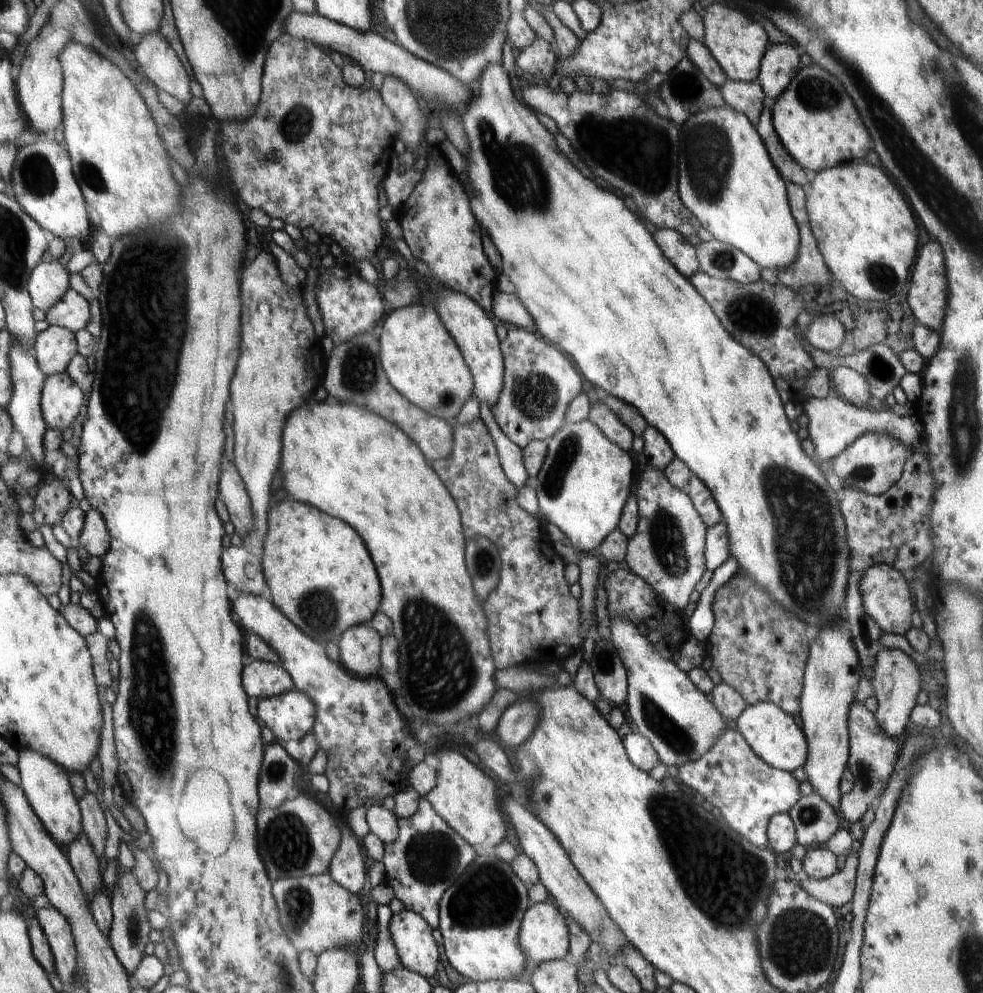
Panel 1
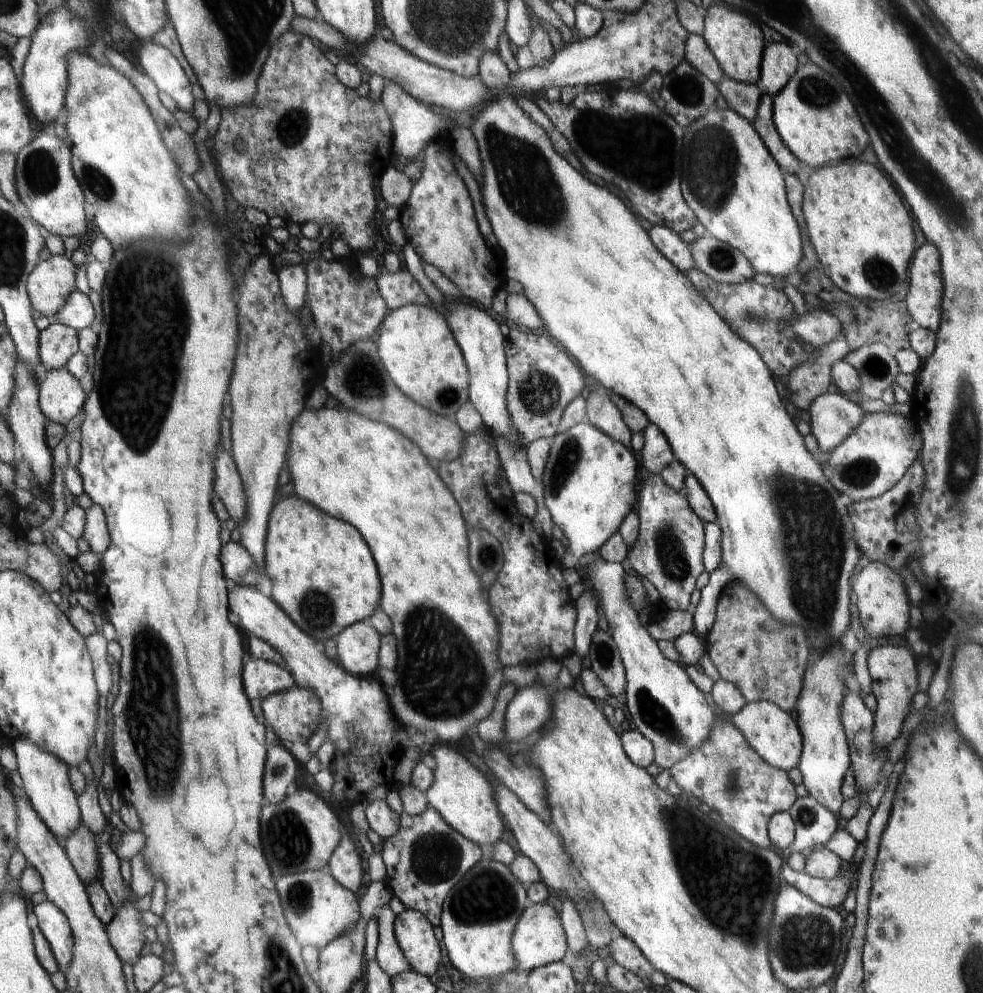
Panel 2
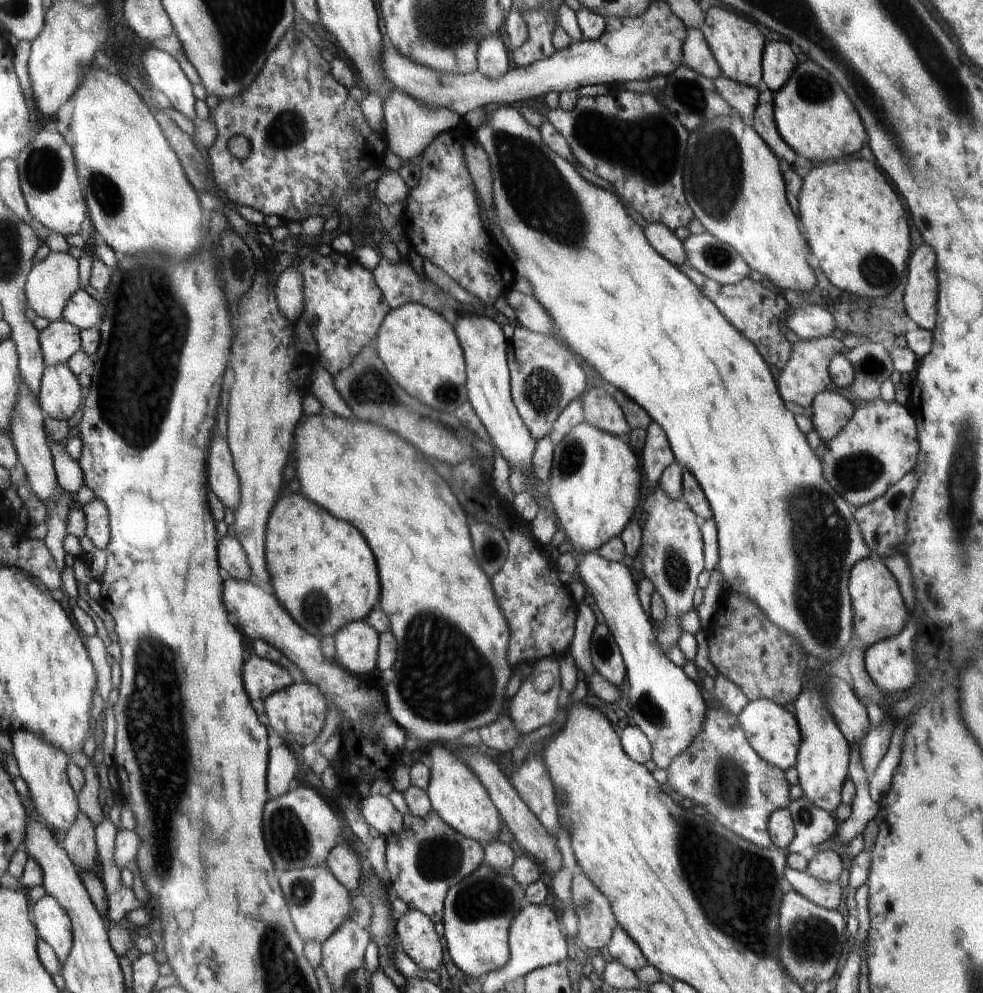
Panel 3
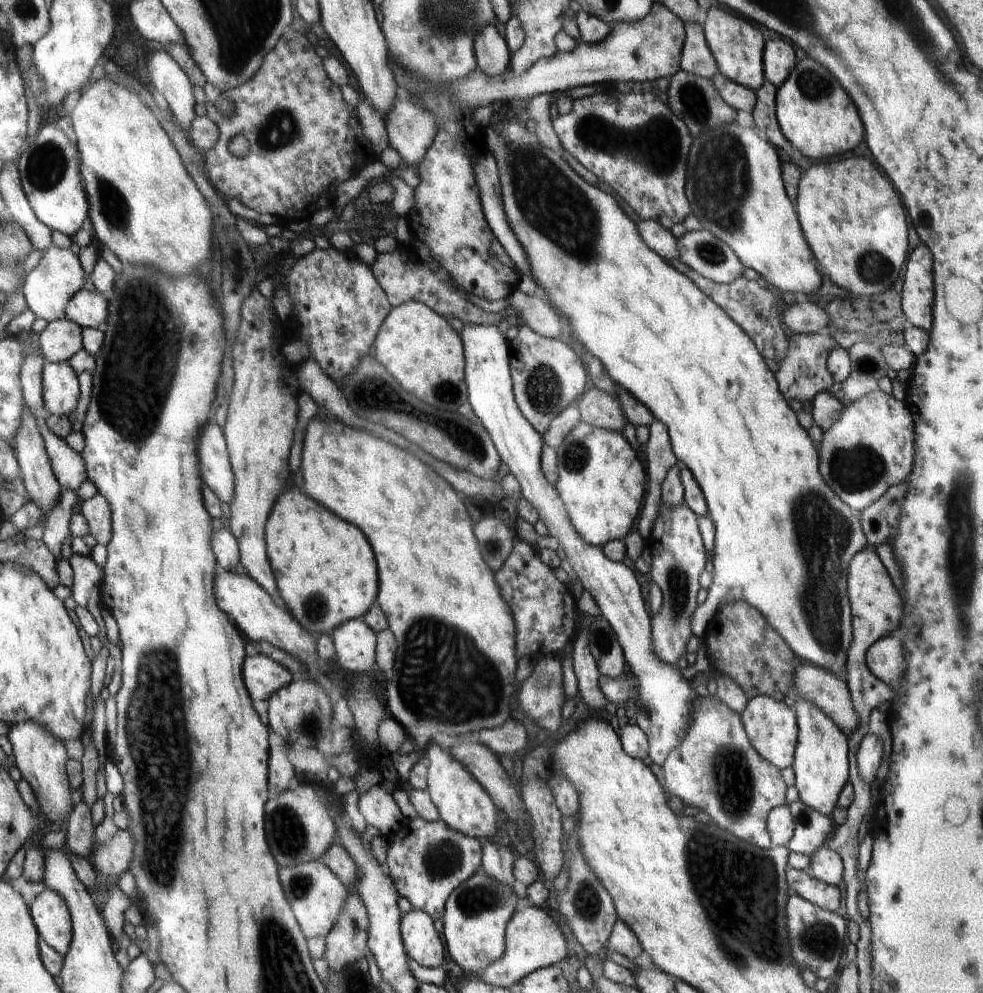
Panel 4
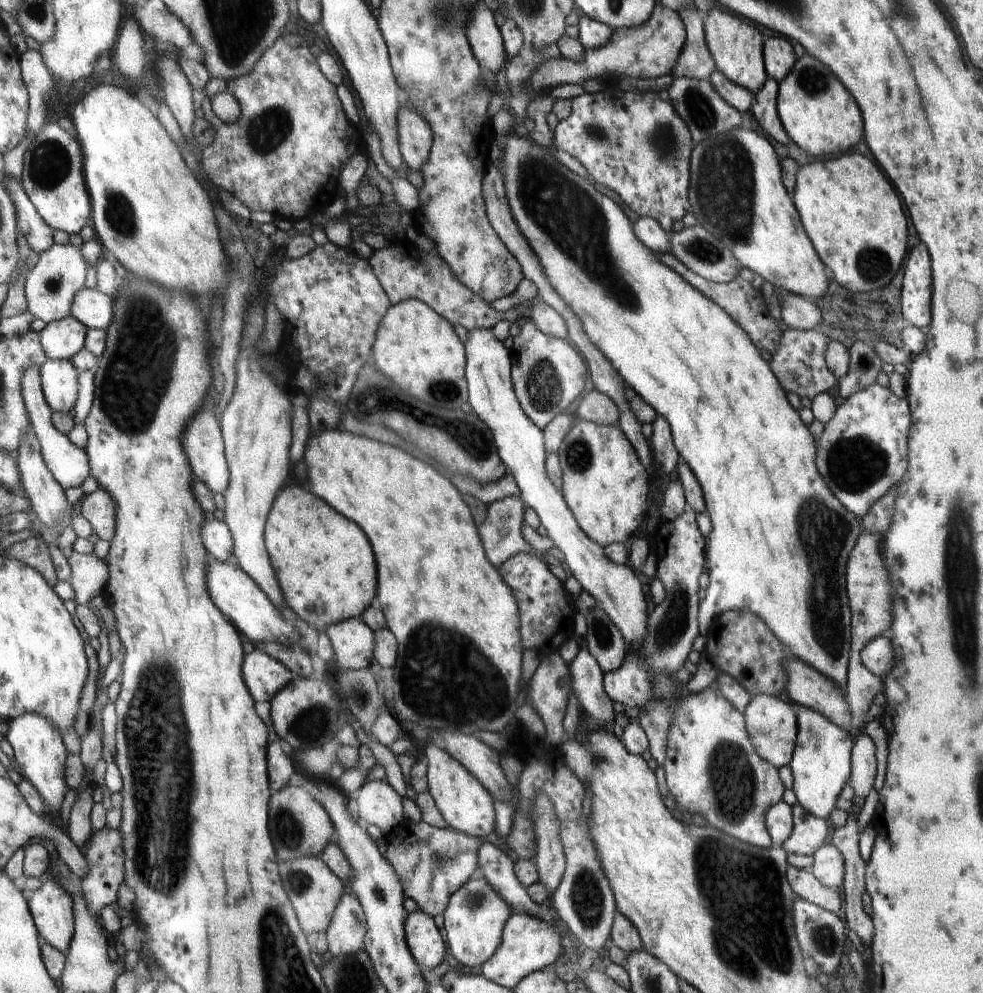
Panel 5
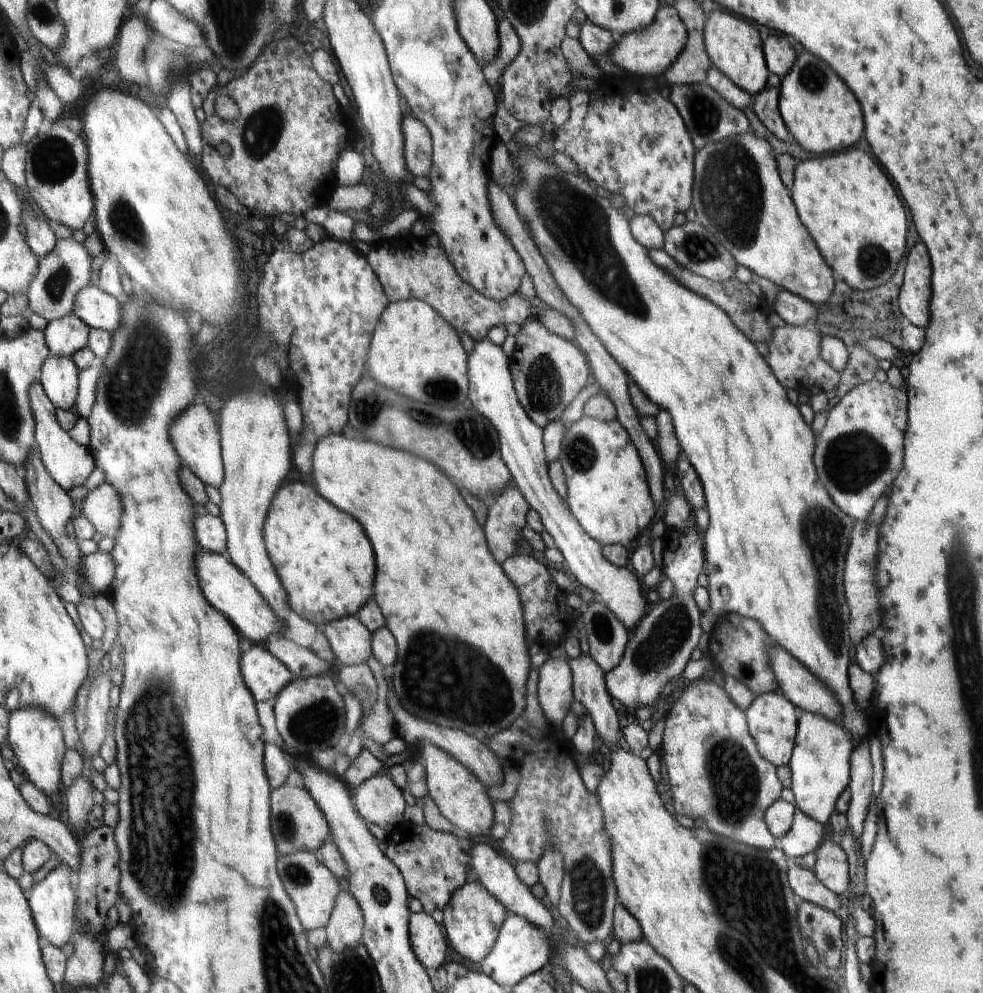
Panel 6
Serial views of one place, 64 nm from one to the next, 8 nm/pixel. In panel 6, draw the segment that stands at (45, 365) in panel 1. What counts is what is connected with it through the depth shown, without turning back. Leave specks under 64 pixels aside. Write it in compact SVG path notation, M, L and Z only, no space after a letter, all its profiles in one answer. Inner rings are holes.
M70 314L60 320L49 321L44 334L52 354L75 355L90 342L92 327L78 314Z

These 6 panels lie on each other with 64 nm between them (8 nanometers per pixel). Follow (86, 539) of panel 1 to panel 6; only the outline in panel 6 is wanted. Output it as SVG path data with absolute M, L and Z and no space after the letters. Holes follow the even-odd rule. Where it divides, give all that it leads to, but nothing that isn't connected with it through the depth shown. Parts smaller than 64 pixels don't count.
M105 482L88 494L82 514L86 515L100 534L117 539L122 532L124 500L112 482Z

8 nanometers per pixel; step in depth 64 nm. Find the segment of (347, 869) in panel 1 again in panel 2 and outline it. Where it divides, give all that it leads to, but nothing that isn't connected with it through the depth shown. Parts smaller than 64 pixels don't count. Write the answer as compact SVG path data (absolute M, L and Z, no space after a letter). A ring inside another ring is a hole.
M348 833L342 837L341 844L333 853L326 869L344 888L352 892L359 890L362 884L362 866L358 851Z

